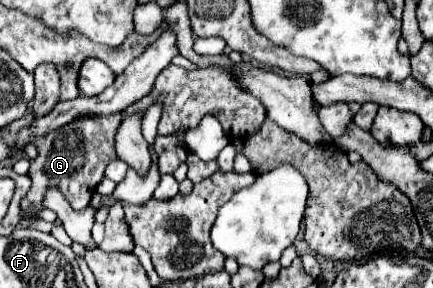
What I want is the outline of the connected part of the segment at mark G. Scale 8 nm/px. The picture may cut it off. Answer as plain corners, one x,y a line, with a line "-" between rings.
108,114
102,118
80,118
64,128
58,128
56,132
34,140
40,152
34,160
30,160
28,176
32,180
32,186
20,202
26,220
36,218
44,210
42,202
48,188
58,188
74,210
82,210
90,204
96,186
104,178
106,166
118,160
118,154
114,150
114,136
118,132
120,122
122,114

